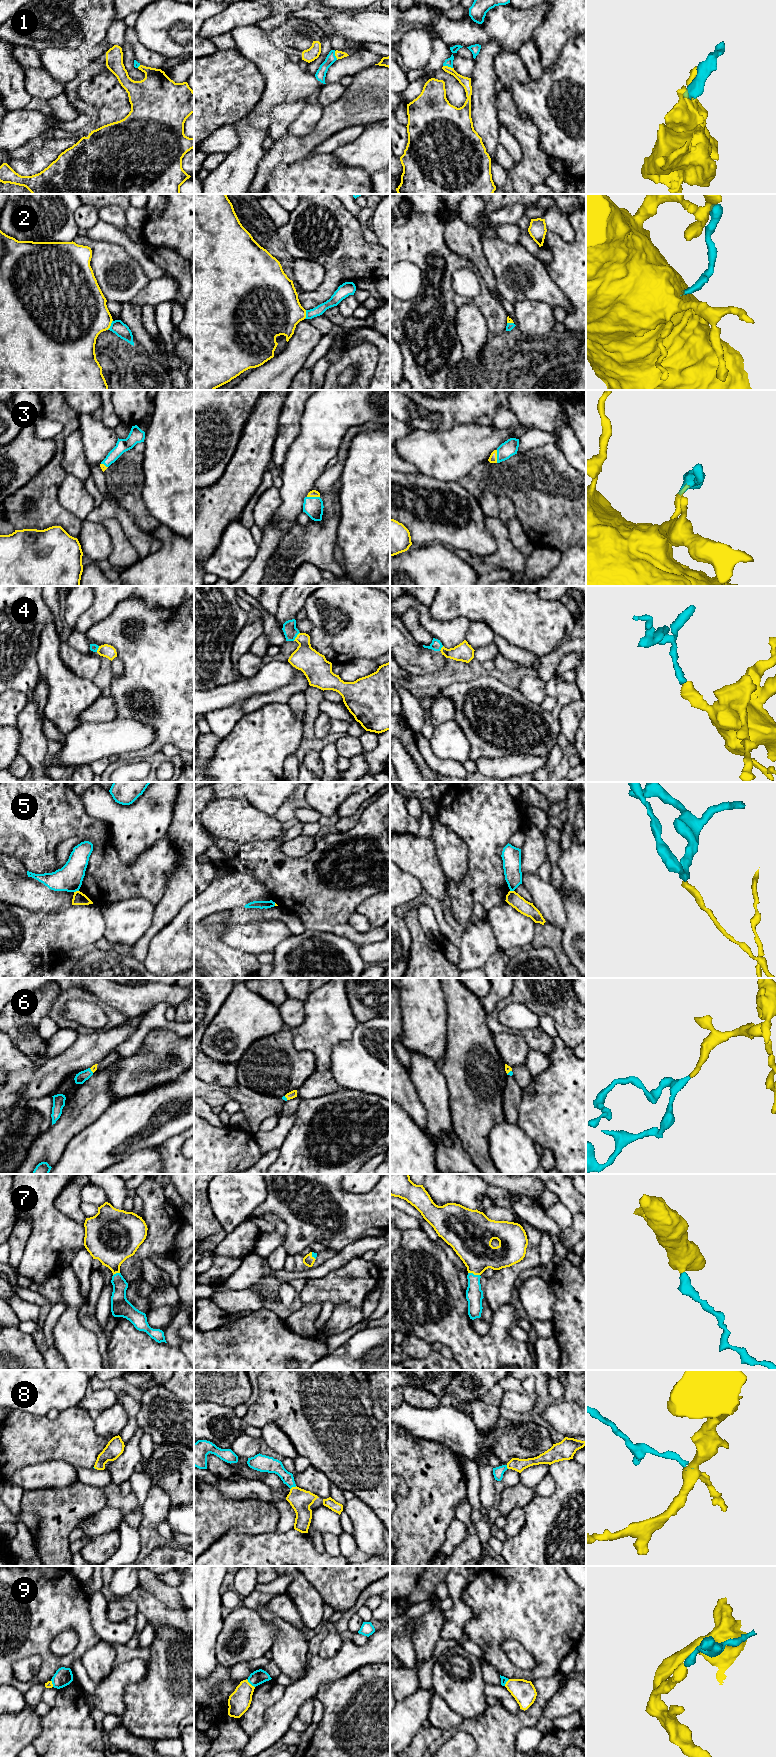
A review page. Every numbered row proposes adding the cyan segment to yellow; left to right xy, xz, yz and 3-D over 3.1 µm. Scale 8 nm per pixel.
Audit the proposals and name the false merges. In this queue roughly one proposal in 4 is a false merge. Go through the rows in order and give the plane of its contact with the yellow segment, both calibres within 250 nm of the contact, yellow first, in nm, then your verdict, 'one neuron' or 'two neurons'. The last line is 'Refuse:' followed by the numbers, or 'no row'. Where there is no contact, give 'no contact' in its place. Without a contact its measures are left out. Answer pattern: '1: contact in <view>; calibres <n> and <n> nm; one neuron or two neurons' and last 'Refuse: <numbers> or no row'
1: contact in yz; calibres 190 and 70 nm; one neuron
2: contact in xy; calibres 420 and 110 nm; one neuron
3: contact in xz; calibres 60 and 160 nm; one neuron
4: contact in xz; calibres 200 and 110 nm; one neuron
5: contact in xy; calibres 100 and 220 nm; two neurons
6: contact in xy; calibres 50 and 90 nm; one neuron
7: contact in yz; calibres 300 and 140 nm; one neuron
8: contact in xz; calibres 170 and 120 nm; one neuron
9: contact in xz; calibres 180 and 120 nm; two neurons
Refuse: 5, 9

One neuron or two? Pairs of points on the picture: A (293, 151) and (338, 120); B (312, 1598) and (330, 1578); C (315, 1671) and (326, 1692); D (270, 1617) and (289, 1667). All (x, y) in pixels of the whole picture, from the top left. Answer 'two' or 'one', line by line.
A: one
B: two
C: two
D: one

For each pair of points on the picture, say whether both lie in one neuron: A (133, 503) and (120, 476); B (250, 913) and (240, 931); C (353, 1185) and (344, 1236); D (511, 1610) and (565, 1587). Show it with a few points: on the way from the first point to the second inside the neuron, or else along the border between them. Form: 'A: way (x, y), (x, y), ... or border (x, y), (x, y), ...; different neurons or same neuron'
A: way (130, 496), (125, 483); same neuron
B: border (268, 919), (225, 924); different neurons
C: border (340, 1184), (352, 1193), (366, 1193), (374, 1185); different neurons
D: way (524, 1599), (552, 1599); same neuron

